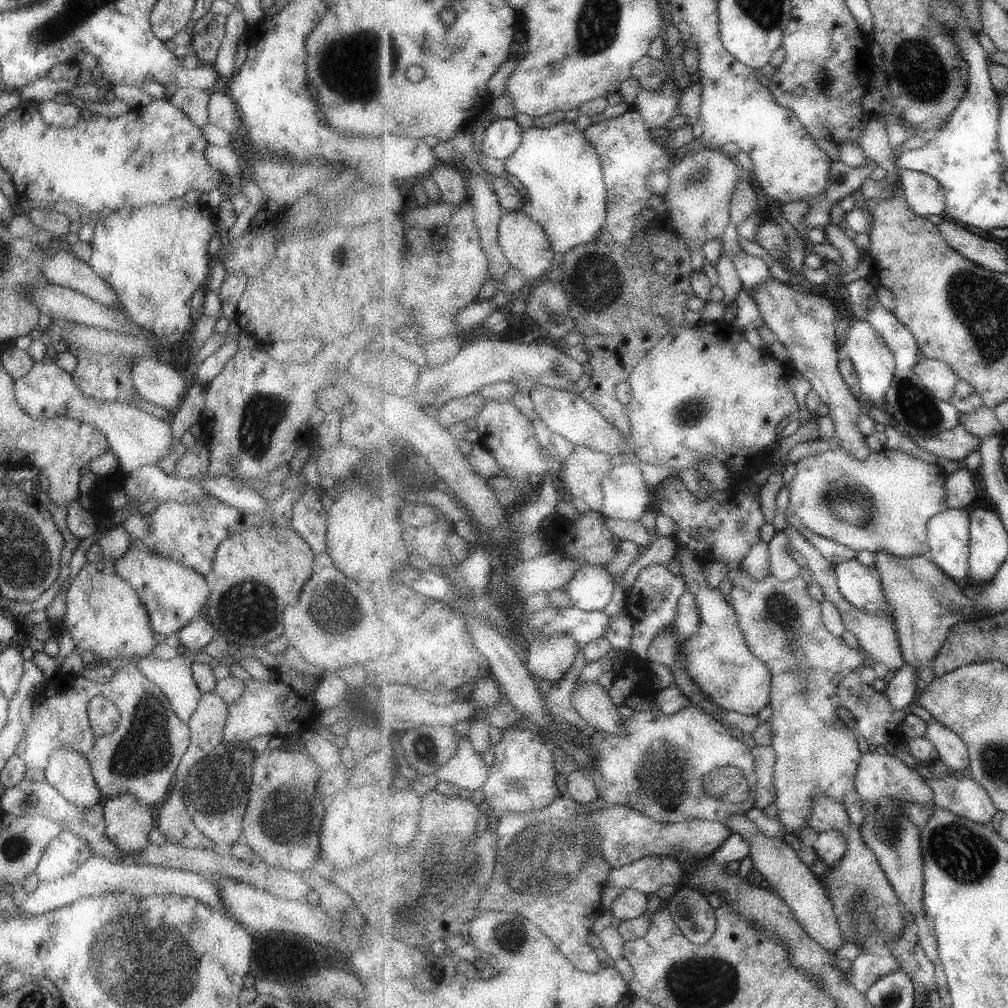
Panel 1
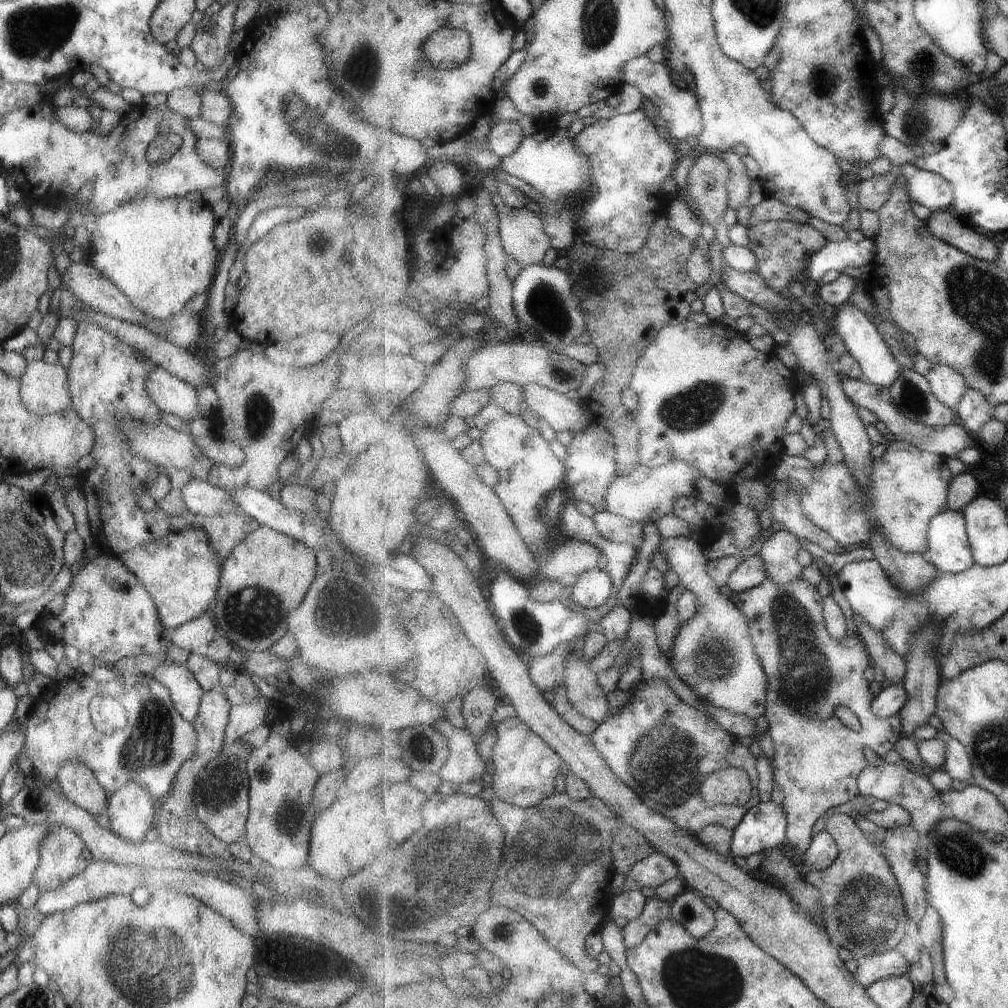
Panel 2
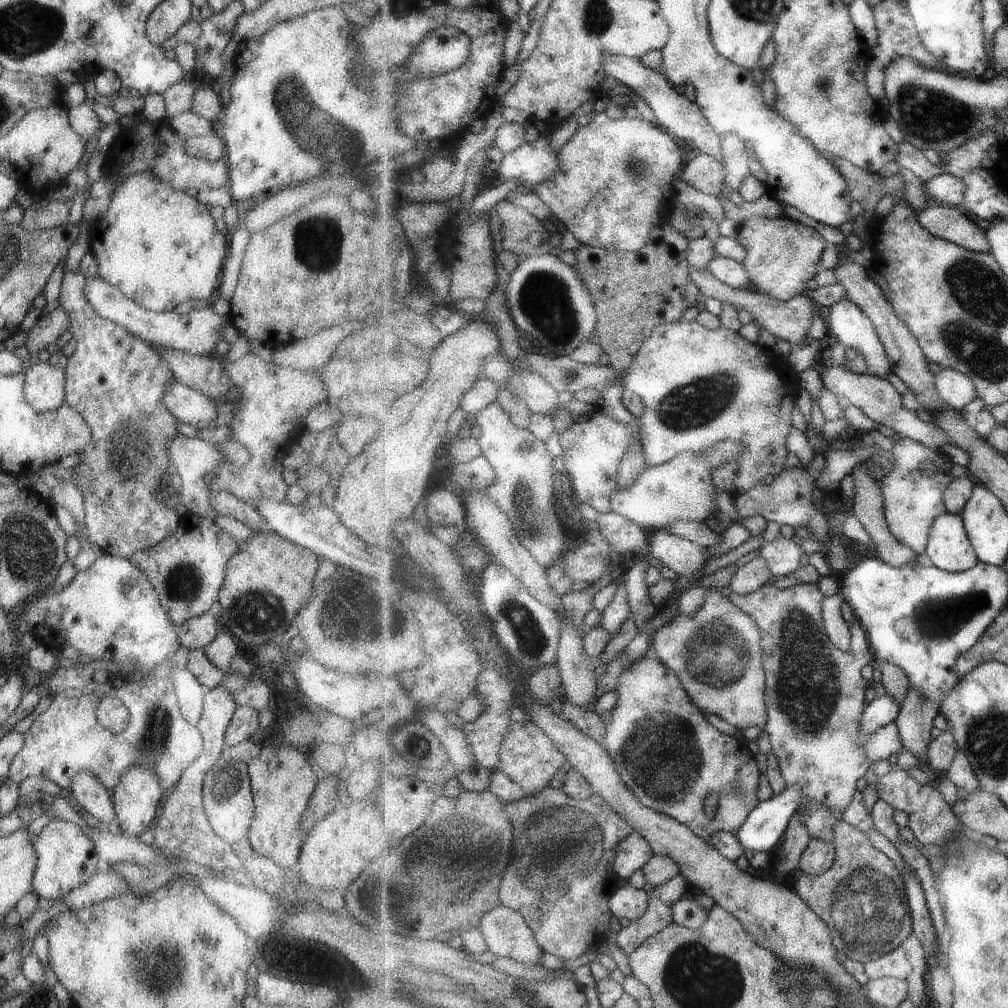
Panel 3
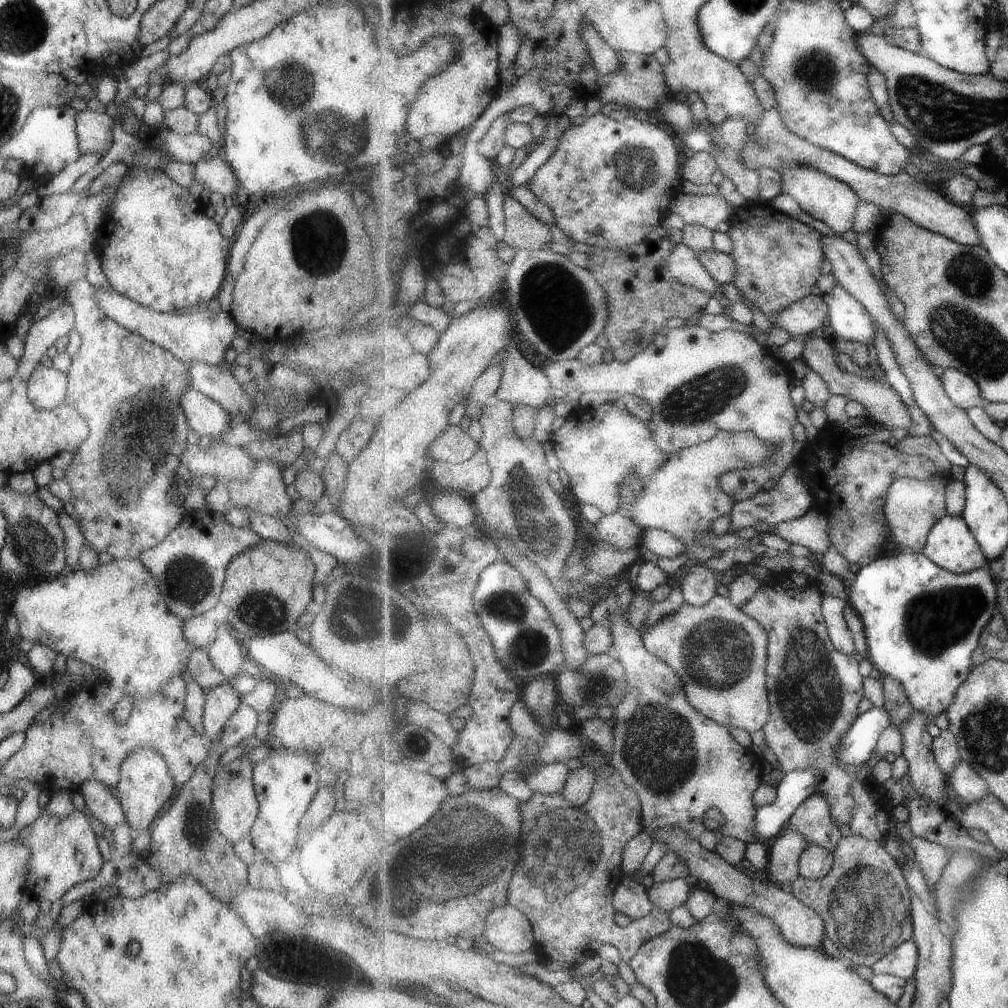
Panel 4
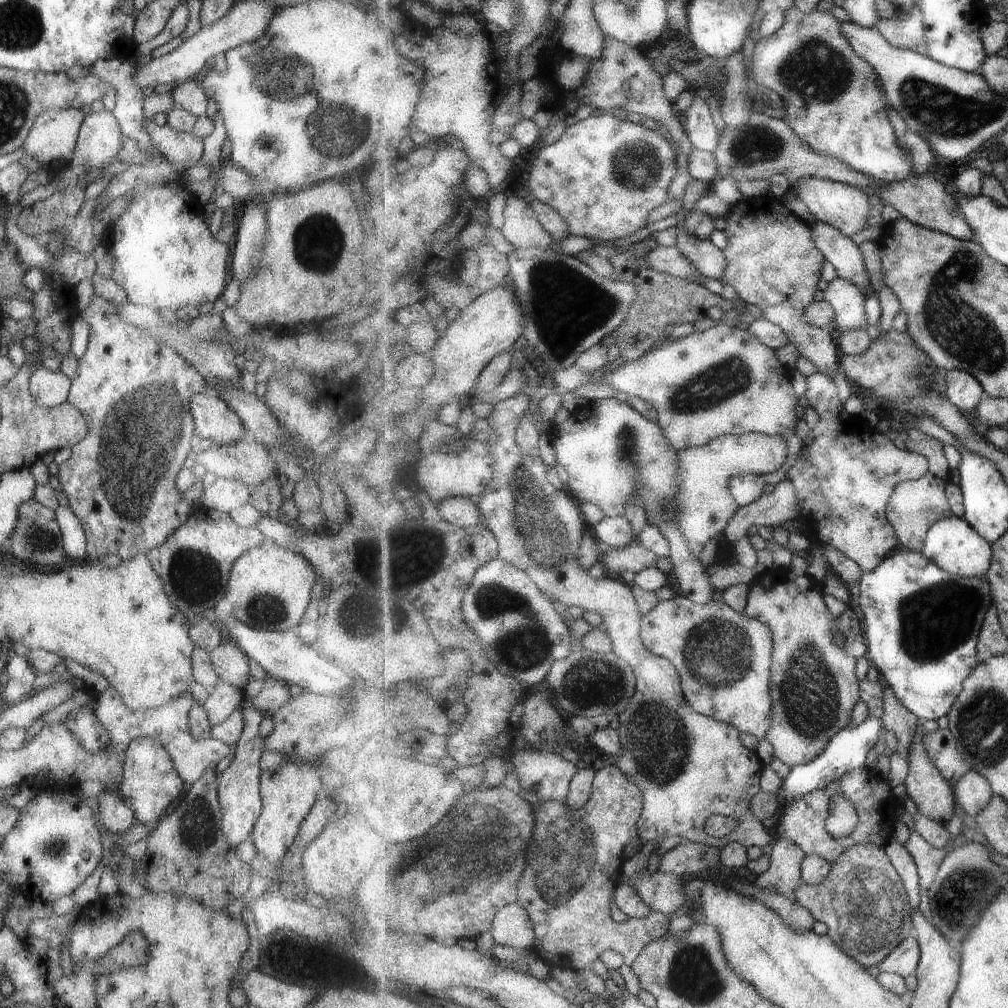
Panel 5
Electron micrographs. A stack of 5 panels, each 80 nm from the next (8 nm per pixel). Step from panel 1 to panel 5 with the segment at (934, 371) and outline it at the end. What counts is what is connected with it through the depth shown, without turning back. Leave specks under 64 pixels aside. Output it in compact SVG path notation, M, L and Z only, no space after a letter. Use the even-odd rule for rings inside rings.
M953 369L948 371L946 396L961 410L976 410L986 390L971 373Z

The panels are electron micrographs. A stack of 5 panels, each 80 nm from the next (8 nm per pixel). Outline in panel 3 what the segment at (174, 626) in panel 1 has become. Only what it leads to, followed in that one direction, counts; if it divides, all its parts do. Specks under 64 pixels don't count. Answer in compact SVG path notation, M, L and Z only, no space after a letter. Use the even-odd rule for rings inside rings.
M188 511L179 520L177 528L164 540L150 548L133 552L127 559L143 572L157 594L158 602L165 608L169 622L178 626L204 614L216 602L226 563L239 546L217 526L213 526L211 519L201 518Z

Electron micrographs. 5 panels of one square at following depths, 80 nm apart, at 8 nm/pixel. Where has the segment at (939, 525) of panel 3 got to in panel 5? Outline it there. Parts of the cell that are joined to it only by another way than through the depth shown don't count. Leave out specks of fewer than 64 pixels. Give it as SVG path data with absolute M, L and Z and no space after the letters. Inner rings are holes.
M955 515L936 522L929 529L922 553L947 572L966 579L985 578L994 557L992 544L963 517Z

